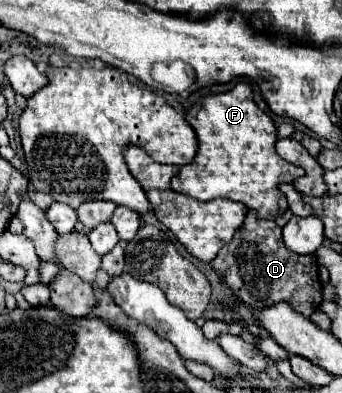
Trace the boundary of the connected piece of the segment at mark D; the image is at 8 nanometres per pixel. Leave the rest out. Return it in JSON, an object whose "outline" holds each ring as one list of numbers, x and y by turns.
{"outline":[[248,210,232,242,218,252,210,266,226,286,226,294,256,312,278,302,288,302,296,312,310,318,324,300,316,258,290,252,282,242,282,228,274,220,258,218,254,210]]}

